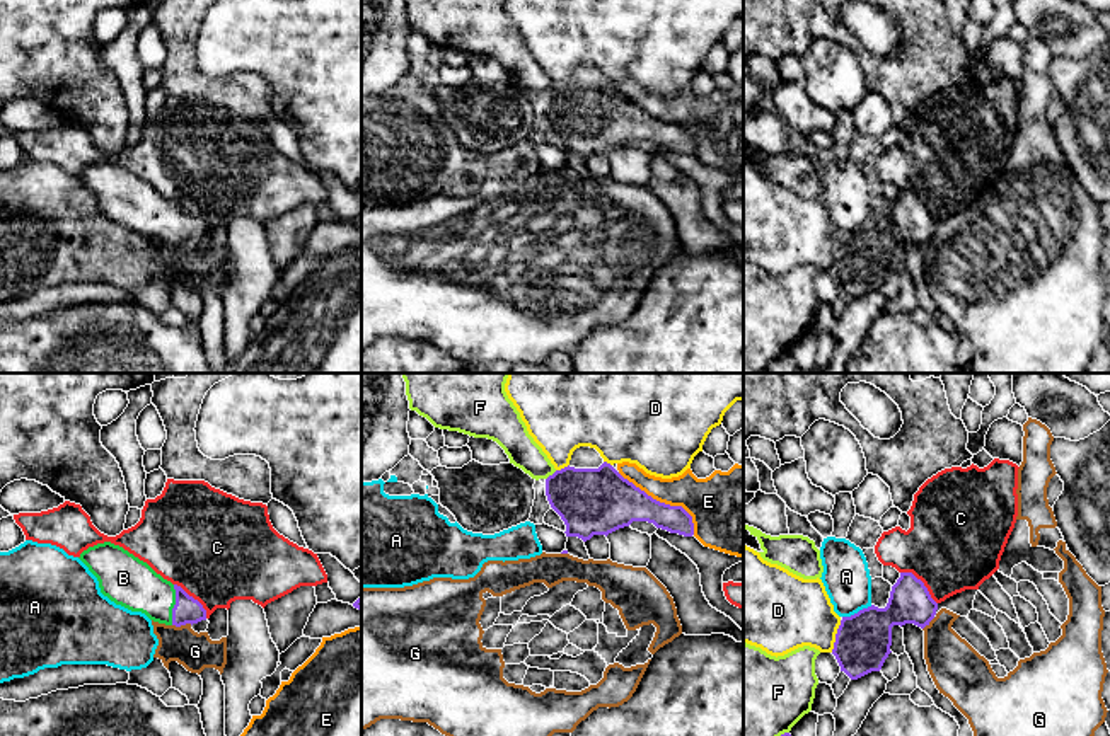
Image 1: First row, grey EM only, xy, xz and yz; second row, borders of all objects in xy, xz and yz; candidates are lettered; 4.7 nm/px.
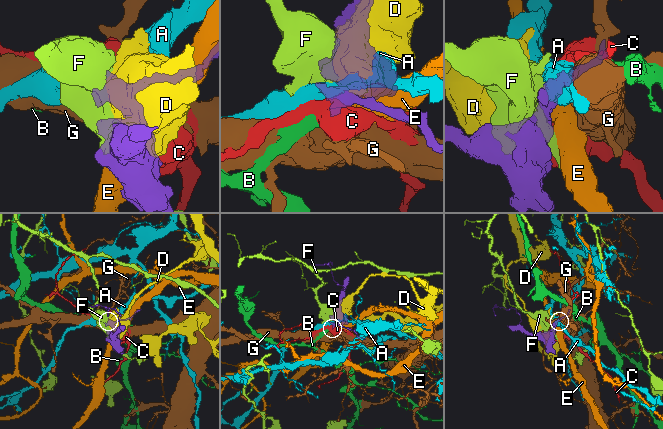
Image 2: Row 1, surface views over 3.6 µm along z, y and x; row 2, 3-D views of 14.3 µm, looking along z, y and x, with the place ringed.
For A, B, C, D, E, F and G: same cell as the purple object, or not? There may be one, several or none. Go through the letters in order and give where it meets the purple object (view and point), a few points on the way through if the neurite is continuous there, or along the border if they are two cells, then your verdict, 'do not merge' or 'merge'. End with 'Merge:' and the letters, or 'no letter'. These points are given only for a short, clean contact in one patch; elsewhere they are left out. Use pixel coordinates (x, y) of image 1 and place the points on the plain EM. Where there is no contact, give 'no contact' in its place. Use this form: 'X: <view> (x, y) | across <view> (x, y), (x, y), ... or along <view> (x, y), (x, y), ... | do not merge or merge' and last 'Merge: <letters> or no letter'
A: yz (858, 230) | along yz (872, 224), (843, 235) | do not merge
B: xy (174, 224) | across xy (186, 229), (174, 224), (128, 200) | merge
C: yz (923, 201) | do not merge
D: yz (836, 254) | do not merge
E: xz (664, 121) | do not merge
F: xz (553, 92) | do not merge
G: xy (181, 242) | along xy (191, 242), (173, 244) | do not merge
Merge: B

